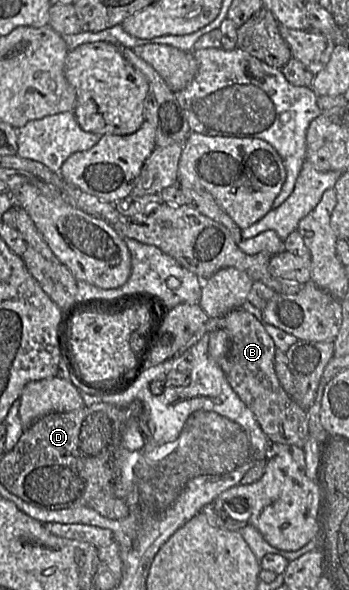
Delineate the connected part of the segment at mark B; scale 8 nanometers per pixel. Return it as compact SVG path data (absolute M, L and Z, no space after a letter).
M240 308L220 318L220 329L228 334L231 341L230 370L225 375L232 389L253 412L270 443L303 449L309 438L306 410L286 393L278 380L274 367L276 346L266 332L265 324L249 310Z

